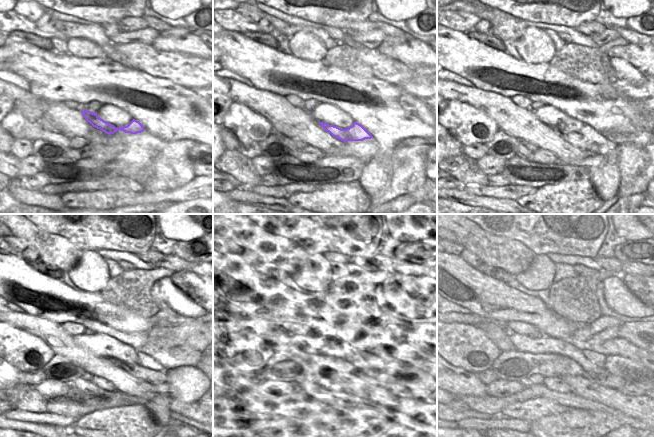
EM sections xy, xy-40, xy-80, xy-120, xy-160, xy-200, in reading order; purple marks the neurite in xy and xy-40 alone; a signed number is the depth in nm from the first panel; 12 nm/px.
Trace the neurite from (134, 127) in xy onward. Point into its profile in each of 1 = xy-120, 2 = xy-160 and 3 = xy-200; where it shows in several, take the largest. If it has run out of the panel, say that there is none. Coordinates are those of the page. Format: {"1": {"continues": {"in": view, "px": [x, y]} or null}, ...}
{"1": {"continues": {"in": "xy-120", "px": [147, 368]}}, "2": {"continues": {"in": "xy-160", "px": [381, 377]}}, "3": {"continues": {"in": "xy-200", "px": [607, 379]}}}

